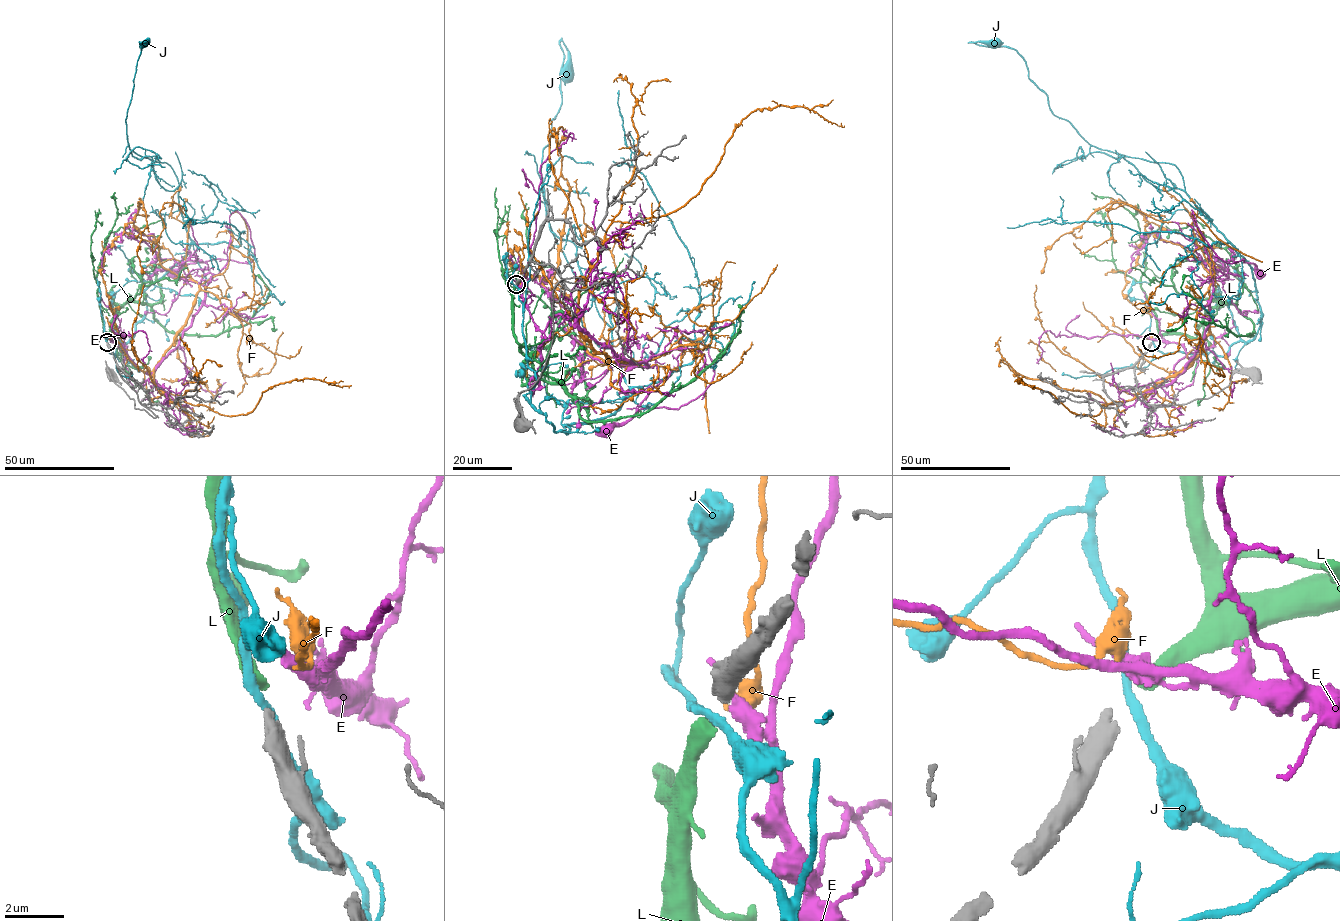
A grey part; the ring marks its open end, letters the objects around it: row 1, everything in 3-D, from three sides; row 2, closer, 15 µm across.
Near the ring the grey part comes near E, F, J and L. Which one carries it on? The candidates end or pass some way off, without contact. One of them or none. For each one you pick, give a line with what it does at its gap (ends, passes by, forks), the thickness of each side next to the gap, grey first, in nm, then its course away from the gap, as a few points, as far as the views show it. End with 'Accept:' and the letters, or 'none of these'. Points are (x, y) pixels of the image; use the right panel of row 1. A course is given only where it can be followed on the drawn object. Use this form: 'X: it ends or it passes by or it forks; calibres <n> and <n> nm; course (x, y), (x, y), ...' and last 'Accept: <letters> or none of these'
L: it ends; calibres 400 and 480 nm; course (1152, 340), (1195, 337), (1223, 301), (1253, 331), (1218, 326), (1182, 290), (1190, 274)
Accept: L

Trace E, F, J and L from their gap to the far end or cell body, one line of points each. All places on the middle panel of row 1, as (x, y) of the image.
E: (517, 284), (540, 330), (570, 318), (662, 380), (680, 339), (708, 348), (714, 376), (695, 398), (605, 430)
F: (519, 284), (524, 246), (594, 348), (639, 362), (591, 354), (583, 315), (539, 277), (557, 264), (566, 137)
J: (515, 285), (531, 403), (555, 431), (613, 415), (629, 386), (613, 329), (557, 242), (543, 196), (566, 75)
L: (515, 286), (520, 349), (589, 421), (647, 412), (691, 383), (731, 343), (734, 326), (712, 336)

